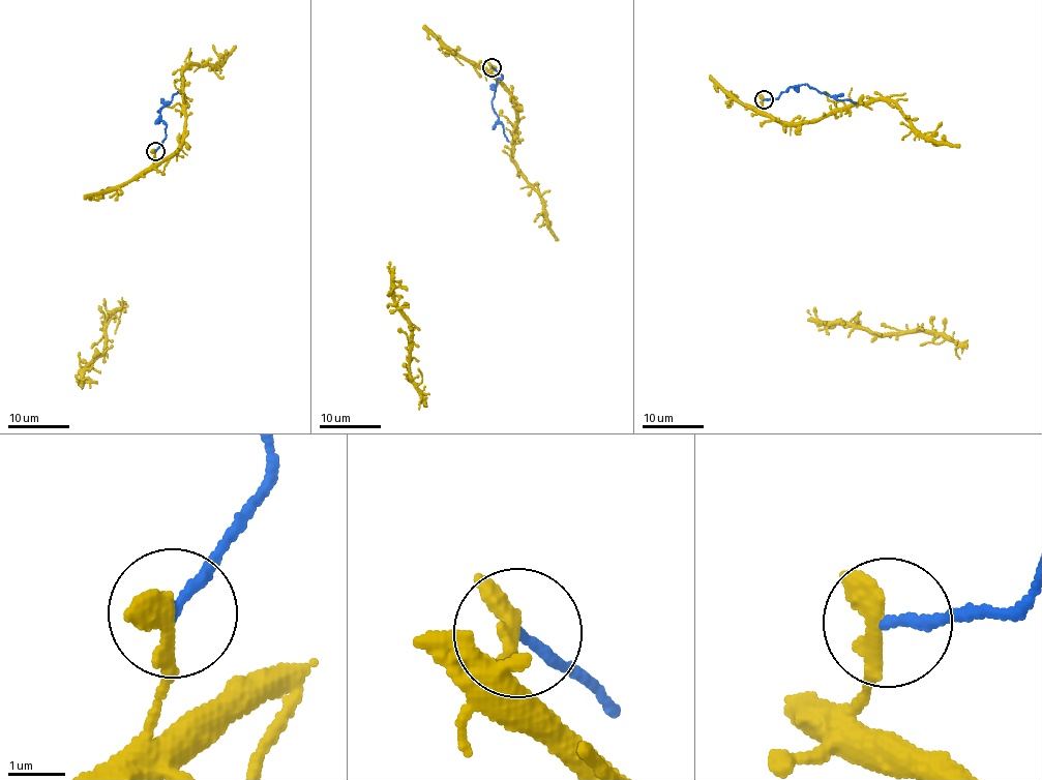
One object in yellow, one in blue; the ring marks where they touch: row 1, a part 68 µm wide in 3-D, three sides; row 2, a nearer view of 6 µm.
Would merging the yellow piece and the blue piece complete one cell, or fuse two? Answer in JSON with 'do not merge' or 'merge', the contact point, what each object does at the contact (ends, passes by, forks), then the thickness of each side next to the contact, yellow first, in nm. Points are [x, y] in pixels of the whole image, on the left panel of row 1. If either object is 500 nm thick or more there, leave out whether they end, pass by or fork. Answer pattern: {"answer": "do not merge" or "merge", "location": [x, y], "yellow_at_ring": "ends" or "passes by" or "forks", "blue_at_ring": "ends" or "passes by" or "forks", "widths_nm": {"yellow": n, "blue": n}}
{"answer": "do not merge", "location": [155, 151], "yellow_at_ring": "ends", "blue_at_ring": "ends", "widths_nm": {"yellow": 440, "blue": 160}}

